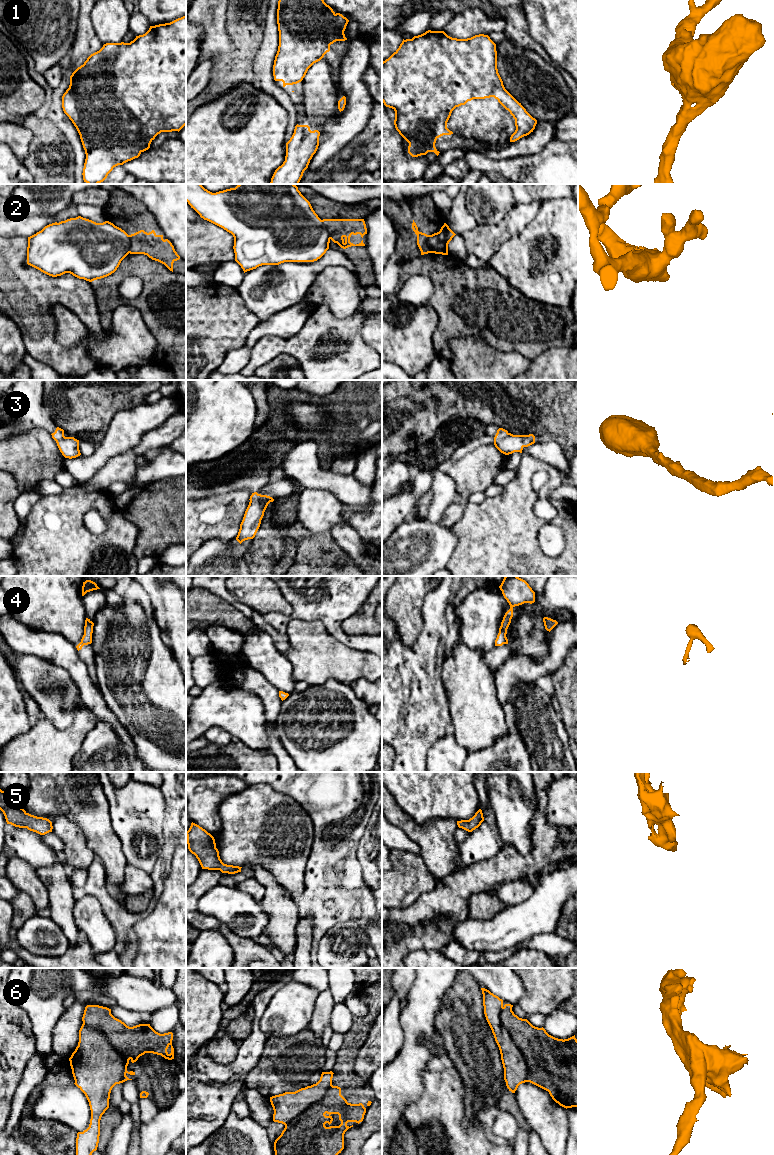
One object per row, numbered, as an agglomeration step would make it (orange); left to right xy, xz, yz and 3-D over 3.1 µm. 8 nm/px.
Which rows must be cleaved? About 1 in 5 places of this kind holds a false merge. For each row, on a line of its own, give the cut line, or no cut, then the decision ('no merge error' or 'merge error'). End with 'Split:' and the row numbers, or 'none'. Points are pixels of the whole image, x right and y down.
1: cut none; no merge error
2: cut xz (321, 220), (330, 238); merge error
3: cut none; no merge error
4: cut none; no merge error
5: cut none; no merge error
6: cut yz (502, 1007), (500, 1021), (509, 1032), (526, 1063), (527, 1081); merge error
Split: 2, 6

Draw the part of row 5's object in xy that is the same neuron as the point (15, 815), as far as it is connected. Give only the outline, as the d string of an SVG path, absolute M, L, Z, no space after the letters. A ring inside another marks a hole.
M0 789L0 810L3 812L7 824L19 828L27 828L40 835L52 832L52 822L43 817L37 817L27 813L17 805L12 798Z

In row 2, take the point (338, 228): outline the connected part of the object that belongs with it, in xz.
M323 219L322 222L330 234L330 239L341 248L365 246L363 240L356 245L350 242L352 234L360 234L362 238L367 234L364 219Z

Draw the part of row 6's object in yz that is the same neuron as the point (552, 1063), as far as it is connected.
M505 1004L500 1018L527 1063L527 1082L548 1091L552 1099L566 1109L578 1107L578 1040L575 1035L564 1040L555 1038L543 1027L535 1027L527 1019L519 1018L512 1007Z

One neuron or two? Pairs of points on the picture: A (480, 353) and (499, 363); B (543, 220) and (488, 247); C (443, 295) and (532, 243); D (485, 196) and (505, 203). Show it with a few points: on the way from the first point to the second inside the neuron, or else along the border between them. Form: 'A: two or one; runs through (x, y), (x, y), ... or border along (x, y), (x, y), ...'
A: one; runs through (485, 358), (490, 363), (494, 363)
B: two; border along (537, 212), (535, 217), (521, 231), (502, 243)
C: two; border along (488, 265), (503, 275), (509, 282)
D: one; runs through (490, 198), (500, 200)

